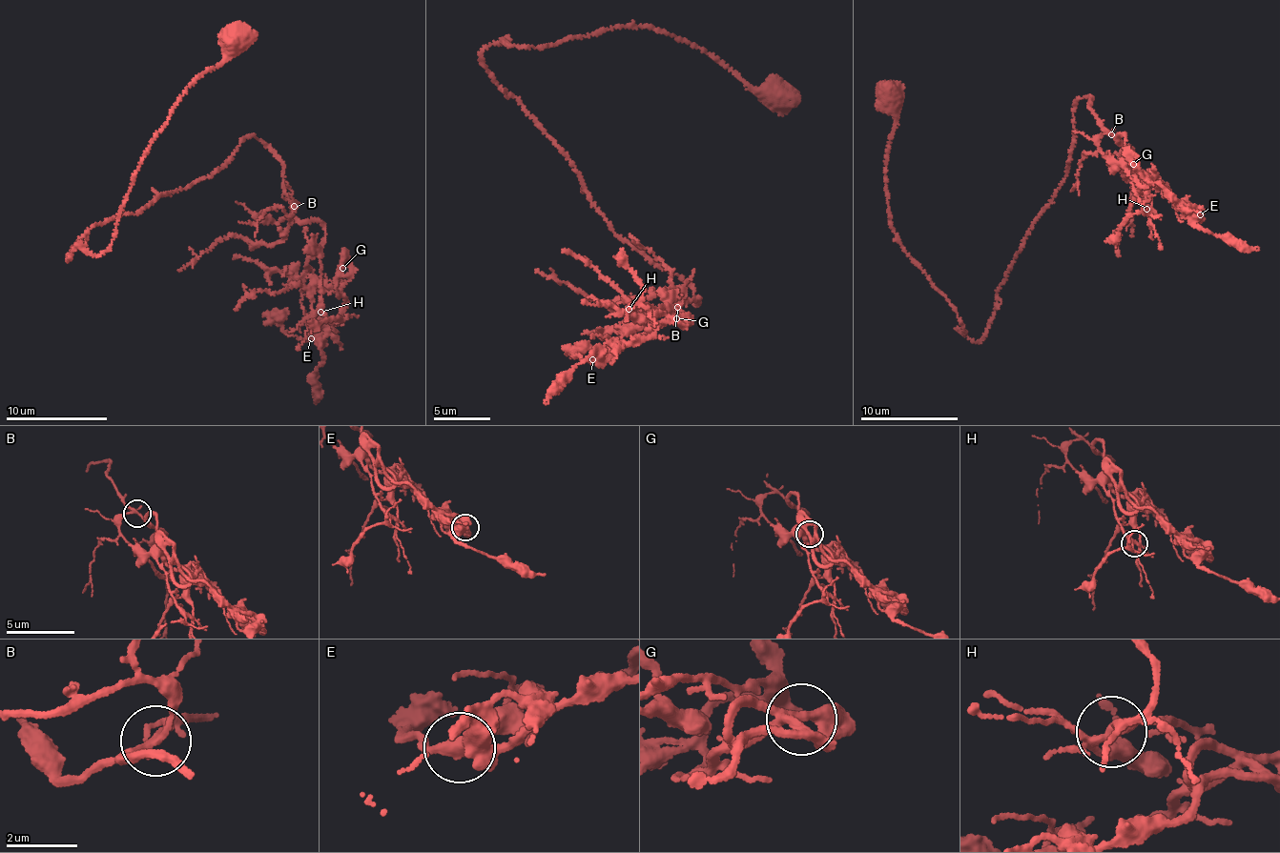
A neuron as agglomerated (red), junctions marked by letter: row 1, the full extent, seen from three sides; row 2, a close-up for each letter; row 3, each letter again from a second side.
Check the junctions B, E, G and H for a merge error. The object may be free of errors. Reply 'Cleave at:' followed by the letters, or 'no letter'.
Cleave at: no letter

